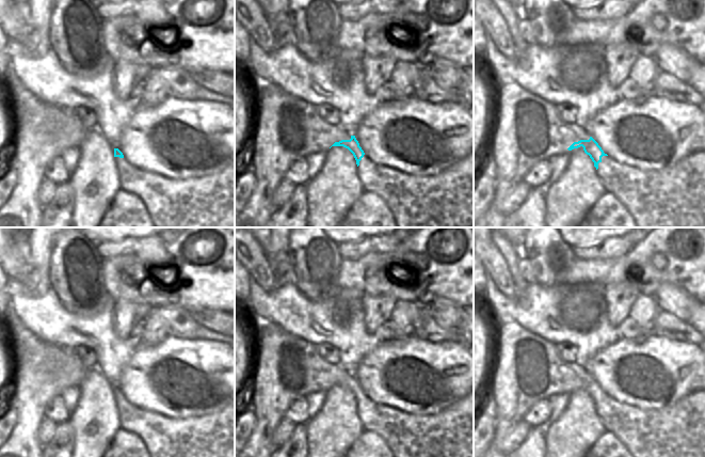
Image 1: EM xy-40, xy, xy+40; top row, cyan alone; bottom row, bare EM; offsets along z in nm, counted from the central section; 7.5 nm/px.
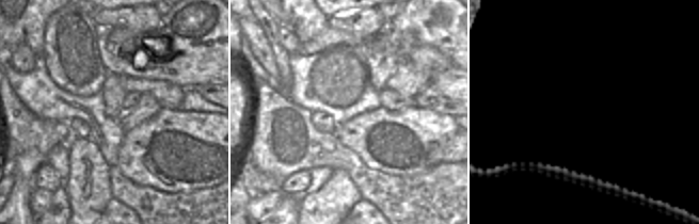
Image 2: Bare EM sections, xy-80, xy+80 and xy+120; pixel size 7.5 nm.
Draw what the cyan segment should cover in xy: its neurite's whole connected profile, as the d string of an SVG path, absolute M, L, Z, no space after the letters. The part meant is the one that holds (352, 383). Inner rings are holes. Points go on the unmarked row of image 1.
M351 375L350 379L341 379L339 381L335 381L332 385L343 385L348 388L353 393L356 399L357 406L359 405L359 400L362 399L362 397L365 394L355 375Z

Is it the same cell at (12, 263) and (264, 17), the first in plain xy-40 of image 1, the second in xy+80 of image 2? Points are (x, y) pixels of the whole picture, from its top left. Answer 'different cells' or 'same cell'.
different cells

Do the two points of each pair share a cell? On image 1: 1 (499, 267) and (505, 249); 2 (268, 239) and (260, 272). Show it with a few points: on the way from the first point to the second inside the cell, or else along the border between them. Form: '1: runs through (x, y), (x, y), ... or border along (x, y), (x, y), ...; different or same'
1: border along (492, 239), (506, 261), (512, 280); different
2: border along (254, 238), (268, 261); different

